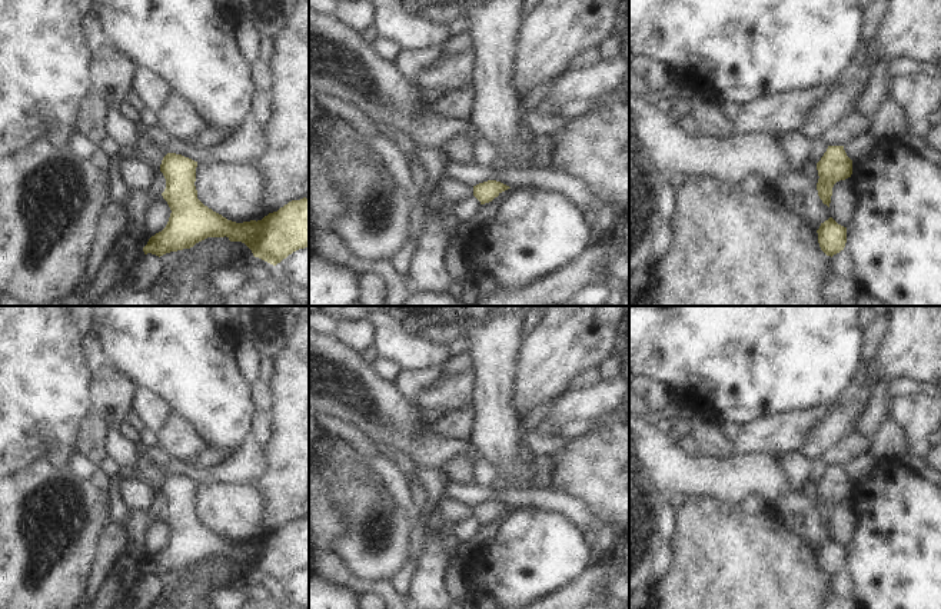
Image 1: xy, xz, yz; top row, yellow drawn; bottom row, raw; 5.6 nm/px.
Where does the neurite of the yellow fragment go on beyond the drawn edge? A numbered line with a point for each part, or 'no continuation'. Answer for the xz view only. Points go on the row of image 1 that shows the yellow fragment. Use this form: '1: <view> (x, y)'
no continuation

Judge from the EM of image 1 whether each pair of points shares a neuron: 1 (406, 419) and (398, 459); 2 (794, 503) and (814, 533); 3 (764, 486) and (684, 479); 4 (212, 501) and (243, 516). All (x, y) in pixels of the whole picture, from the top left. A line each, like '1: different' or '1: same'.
1: different
2: same
3: same
4: same

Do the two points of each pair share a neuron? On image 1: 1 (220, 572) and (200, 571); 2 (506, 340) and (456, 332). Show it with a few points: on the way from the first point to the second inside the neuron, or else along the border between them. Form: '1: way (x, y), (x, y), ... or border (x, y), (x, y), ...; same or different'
1: way (216, 572), (205, 571); same
2: way (494, 340), (485, 340), (469, 332); same

